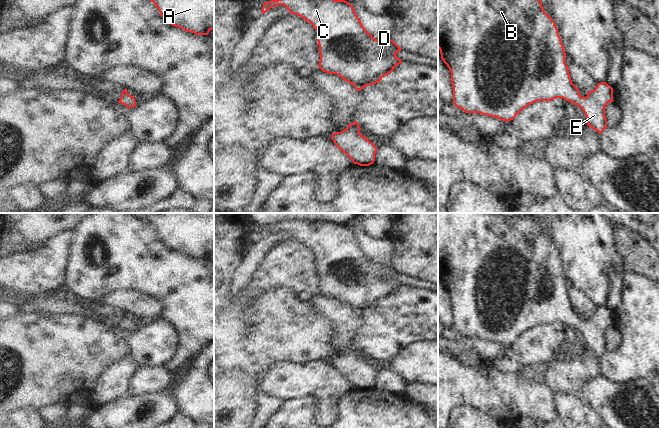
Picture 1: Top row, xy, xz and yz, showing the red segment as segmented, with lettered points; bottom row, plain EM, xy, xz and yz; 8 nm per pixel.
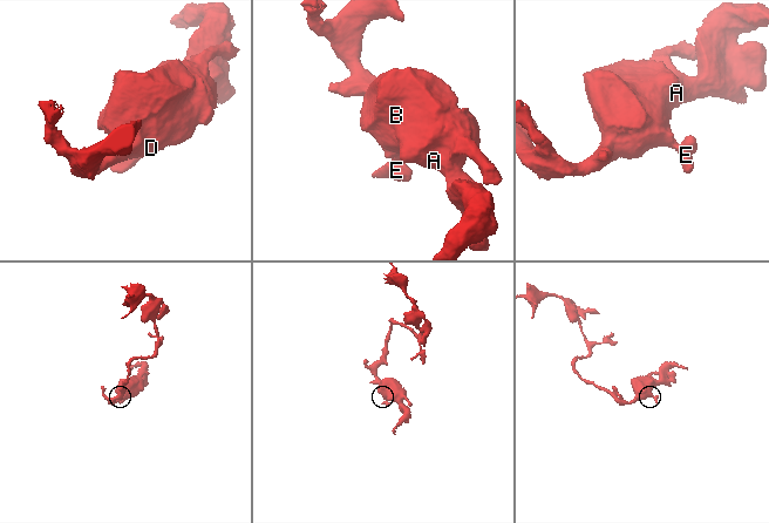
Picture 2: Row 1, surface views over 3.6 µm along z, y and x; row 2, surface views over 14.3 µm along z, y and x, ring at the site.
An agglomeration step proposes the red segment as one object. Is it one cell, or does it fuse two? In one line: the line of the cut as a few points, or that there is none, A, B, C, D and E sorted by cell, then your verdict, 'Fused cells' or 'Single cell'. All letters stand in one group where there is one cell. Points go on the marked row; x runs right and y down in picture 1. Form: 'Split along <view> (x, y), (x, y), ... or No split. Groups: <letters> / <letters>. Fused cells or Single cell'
No split. Groups: A B C D E. Single cell.

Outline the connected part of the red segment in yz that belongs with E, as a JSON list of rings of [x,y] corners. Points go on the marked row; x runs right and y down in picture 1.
[[[438,0],[438,49],[440,50],[441,59],[451,72],[453,104],[465,113],[480,113],[508,122],[534,102],[563,98],[574,105],[578,105],[585,113],[587,126],[596,130],[599,134],[607,127],[605,107],[608,103],[614,101],[613,88],[606,82],[601,82],[597,84],[594,90],[589,91],[586,97],[580,95],[579,89],[572,83],[569,68],[565,63],[567,56],[558,29],[552,18],[544,11],[541,0]]]

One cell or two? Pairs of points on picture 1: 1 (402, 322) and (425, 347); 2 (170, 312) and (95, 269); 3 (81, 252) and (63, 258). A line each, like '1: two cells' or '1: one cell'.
1: two cells
2: one cell
3: two cells

